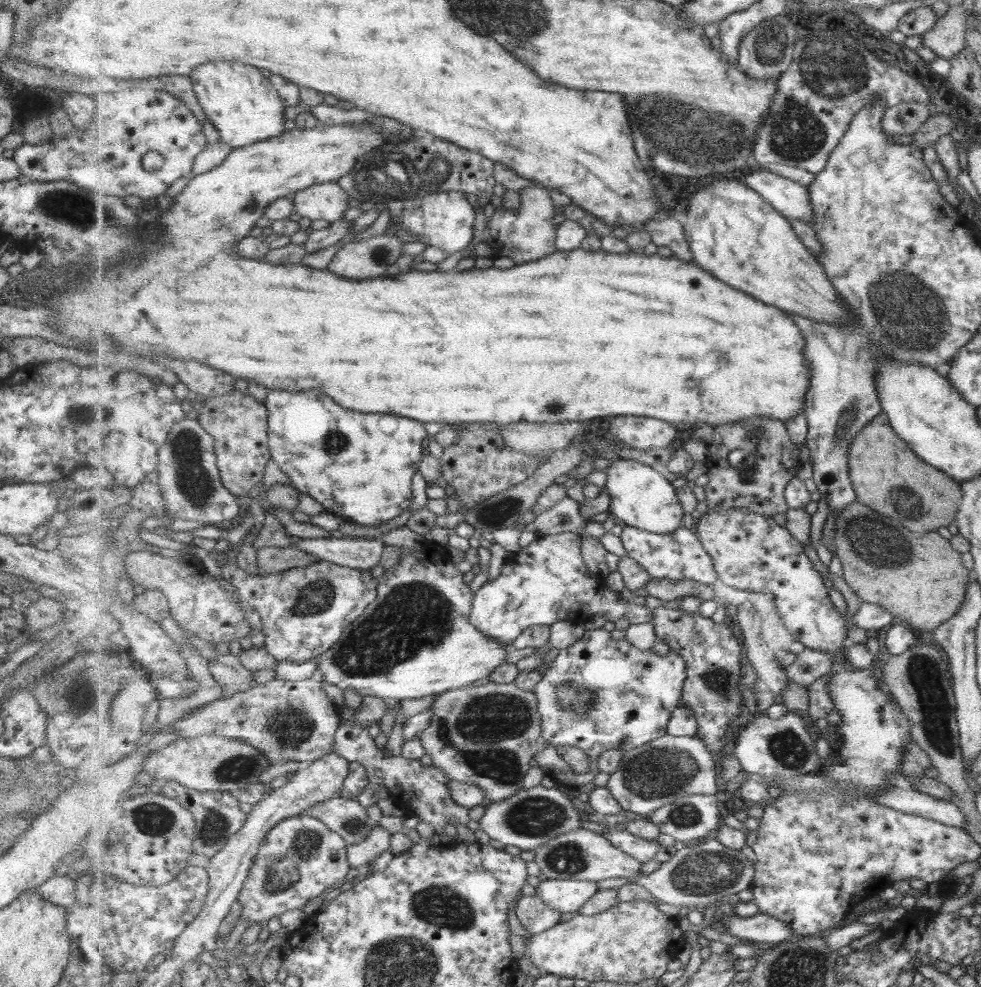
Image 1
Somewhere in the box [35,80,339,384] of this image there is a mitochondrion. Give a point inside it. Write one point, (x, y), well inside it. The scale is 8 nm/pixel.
(71, 161)

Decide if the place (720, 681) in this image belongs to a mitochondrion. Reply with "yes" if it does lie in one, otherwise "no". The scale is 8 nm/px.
yes

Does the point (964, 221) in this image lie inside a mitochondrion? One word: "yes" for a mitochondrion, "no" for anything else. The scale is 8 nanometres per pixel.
no

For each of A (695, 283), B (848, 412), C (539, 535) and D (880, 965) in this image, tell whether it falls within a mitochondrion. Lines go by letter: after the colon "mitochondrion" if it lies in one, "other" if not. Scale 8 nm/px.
A: other
B: mitochondrion
C: other
D: other

